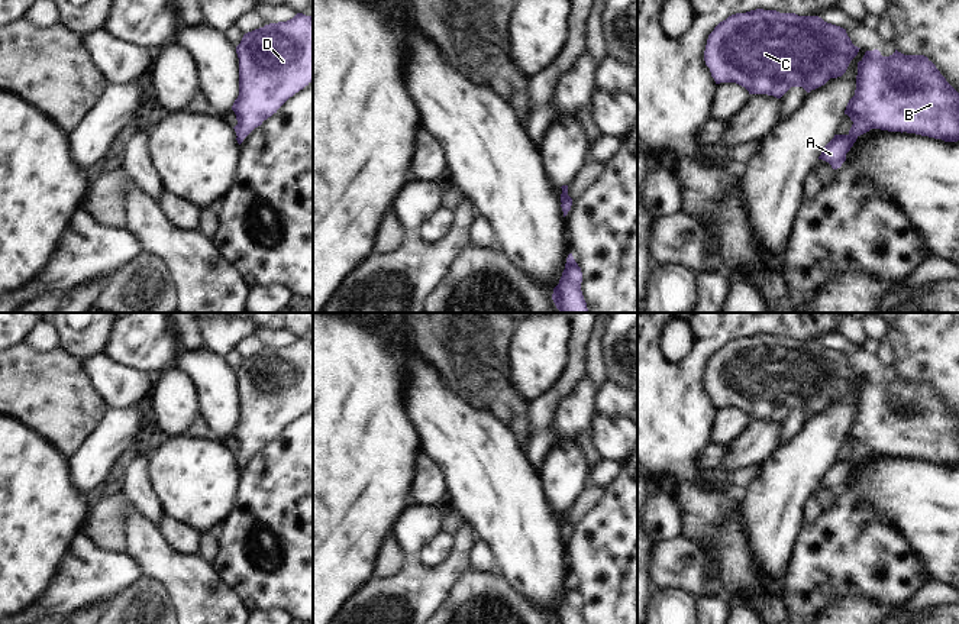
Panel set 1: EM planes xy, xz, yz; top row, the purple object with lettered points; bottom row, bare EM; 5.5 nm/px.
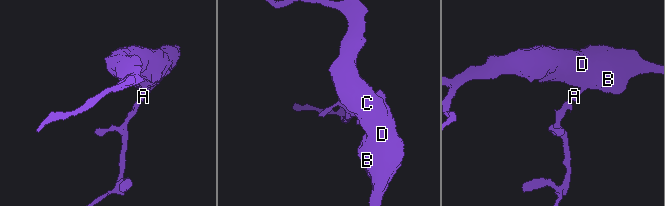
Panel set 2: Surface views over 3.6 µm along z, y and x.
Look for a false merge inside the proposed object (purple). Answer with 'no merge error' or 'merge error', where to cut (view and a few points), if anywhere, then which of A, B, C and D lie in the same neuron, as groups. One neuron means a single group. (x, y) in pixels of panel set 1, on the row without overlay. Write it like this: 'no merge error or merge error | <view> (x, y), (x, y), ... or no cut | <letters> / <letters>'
no merge error | no cut | A B C D

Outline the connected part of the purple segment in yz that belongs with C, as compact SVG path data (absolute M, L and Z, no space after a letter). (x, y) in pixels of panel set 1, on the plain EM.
M756 333L720 346L708 359L704 385L716 408L736 407L749 418L781 423L791 411L803 411L810 417L830 402L842 401L859 374L846 353L818 340Z

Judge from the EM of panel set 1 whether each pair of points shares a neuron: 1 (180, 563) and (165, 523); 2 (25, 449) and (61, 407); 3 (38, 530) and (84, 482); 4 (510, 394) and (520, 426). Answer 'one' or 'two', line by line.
1: two
2: two
3: two
4: one

